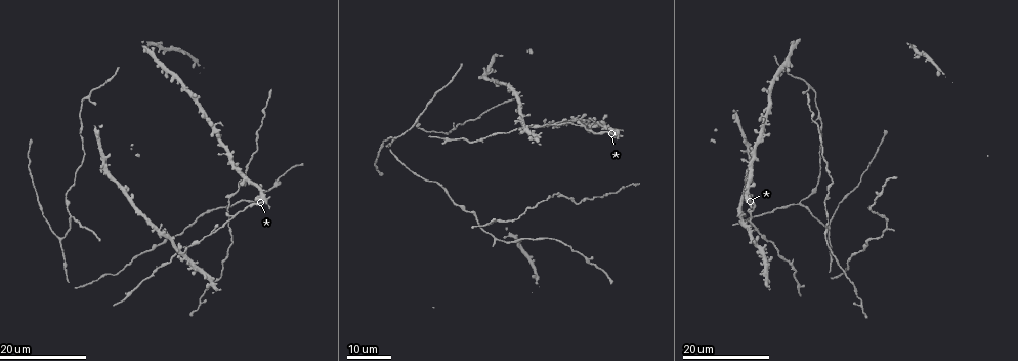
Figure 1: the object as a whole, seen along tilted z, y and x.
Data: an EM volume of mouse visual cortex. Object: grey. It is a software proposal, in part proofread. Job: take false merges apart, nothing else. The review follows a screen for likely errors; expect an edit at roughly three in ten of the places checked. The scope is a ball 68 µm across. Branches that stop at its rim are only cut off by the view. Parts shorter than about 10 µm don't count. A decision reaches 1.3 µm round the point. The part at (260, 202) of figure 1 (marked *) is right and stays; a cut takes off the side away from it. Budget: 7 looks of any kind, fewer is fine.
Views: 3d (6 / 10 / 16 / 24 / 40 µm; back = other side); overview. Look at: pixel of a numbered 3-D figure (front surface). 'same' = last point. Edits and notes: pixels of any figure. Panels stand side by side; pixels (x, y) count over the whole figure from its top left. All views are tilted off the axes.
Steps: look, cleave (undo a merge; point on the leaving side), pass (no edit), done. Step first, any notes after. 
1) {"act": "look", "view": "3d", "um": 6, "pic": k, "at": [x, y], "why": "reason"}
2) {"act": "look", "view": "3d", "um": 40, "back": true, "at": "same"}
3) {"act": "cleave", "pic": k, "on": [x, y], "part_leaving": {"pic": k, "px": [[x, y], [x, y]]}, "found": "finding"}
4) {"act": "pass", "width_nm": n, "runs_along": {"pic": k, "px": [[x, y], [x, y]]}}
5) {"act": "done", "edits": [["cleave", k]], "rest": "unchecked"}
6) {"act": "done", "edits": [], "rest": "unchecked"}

{"act": "look", "view": "3d", "um": 24, "pic": 1, "at": [568, 199]}

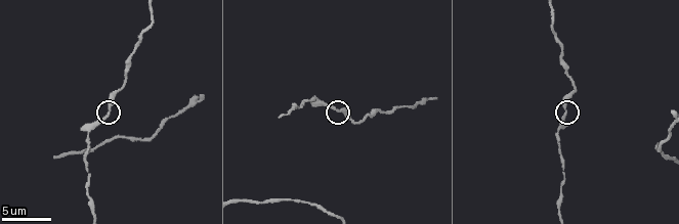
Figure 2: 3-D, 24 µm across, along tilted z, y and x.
{"act": "look", "view": "3d", "um": 6, "pic": 2, "at": [566, 113], "why": "closer look"}

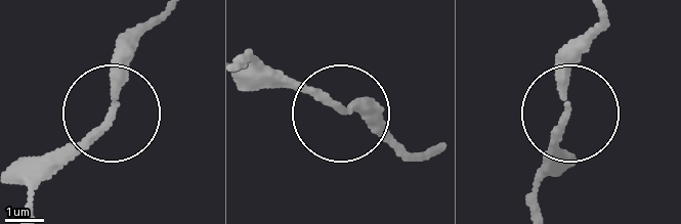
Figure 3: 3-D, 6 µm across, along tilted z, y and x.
{"act": "pass", "width_nm": 200, "found": "continuous, no second cell"}

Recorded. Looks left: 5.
{"act": "look", "view": "3d", "um": 16, "pic": 1, "at": [768, 239], "why": "side arm on a straight run"}

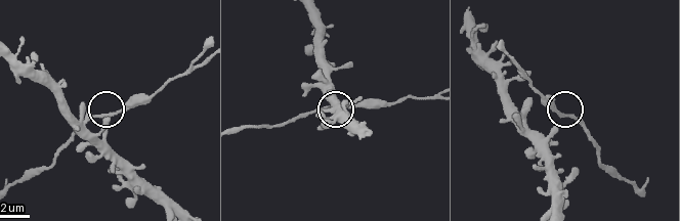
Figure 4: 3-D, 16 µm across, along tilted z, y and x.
{"act": "look", "view": "3d", "um": 10, "pic": 4, "at": [561, 113]}

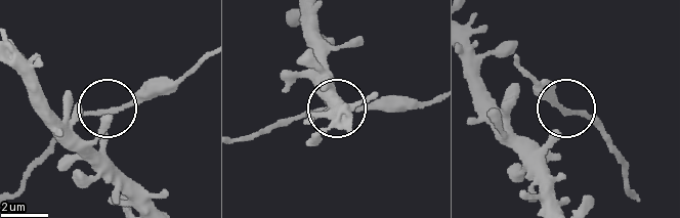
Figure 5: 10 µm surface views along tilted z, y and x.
{"act": "pass", "arms": 3, "found": "continuous, no second cell"}

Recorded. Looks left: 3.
{"act": "look", "view": "3d", "um": 16, "pic": 1, "at": [798, 205], "why": "a fork"}

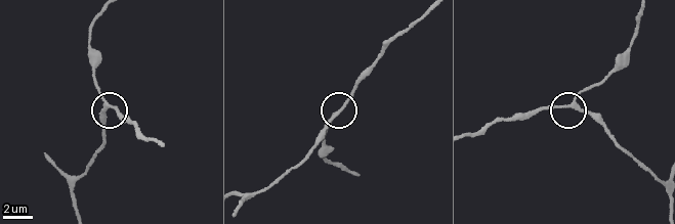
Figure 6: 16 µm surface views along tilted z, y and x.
{"act": "look", "view": "3d", "um": 6, "pic": 6, "at": [576, 106], "why": "closer look"}

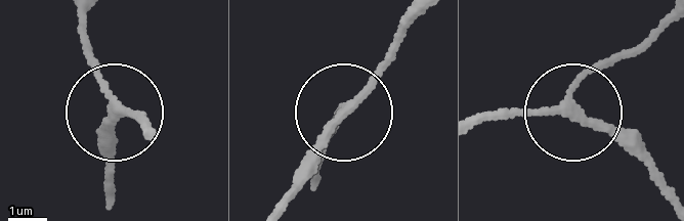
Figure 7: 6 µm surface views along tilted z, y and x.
{"act": "pass", "runs_along": {"pic": 7, "px": [[79, 18], [115, 114], [152, 121]]}, "found": "all the same cell"}

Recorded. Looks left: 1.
{"act": "done", "edits": [], "rest": "unchecked"}

